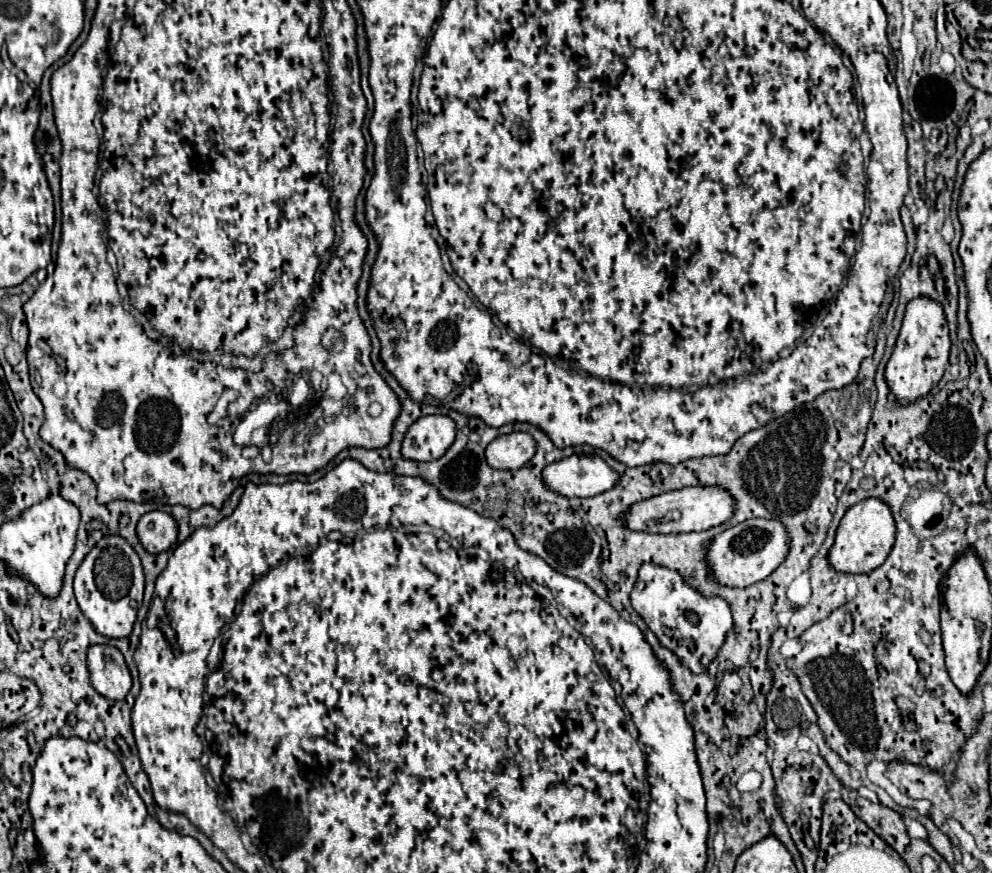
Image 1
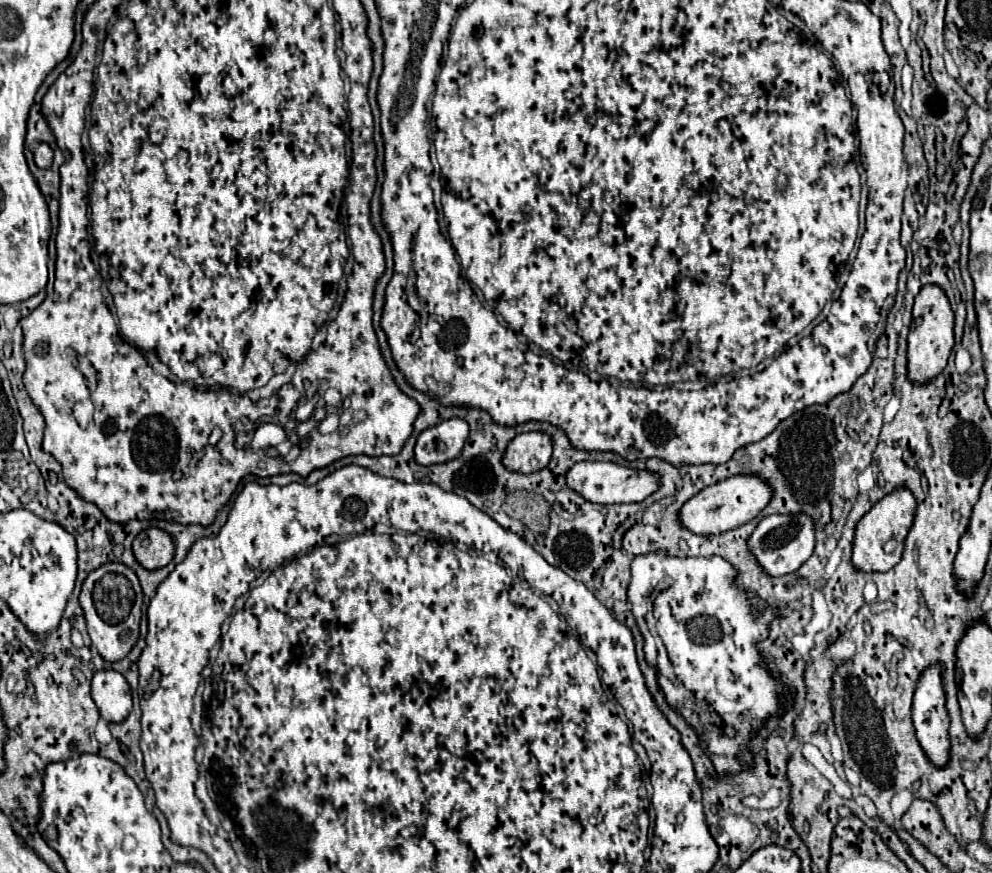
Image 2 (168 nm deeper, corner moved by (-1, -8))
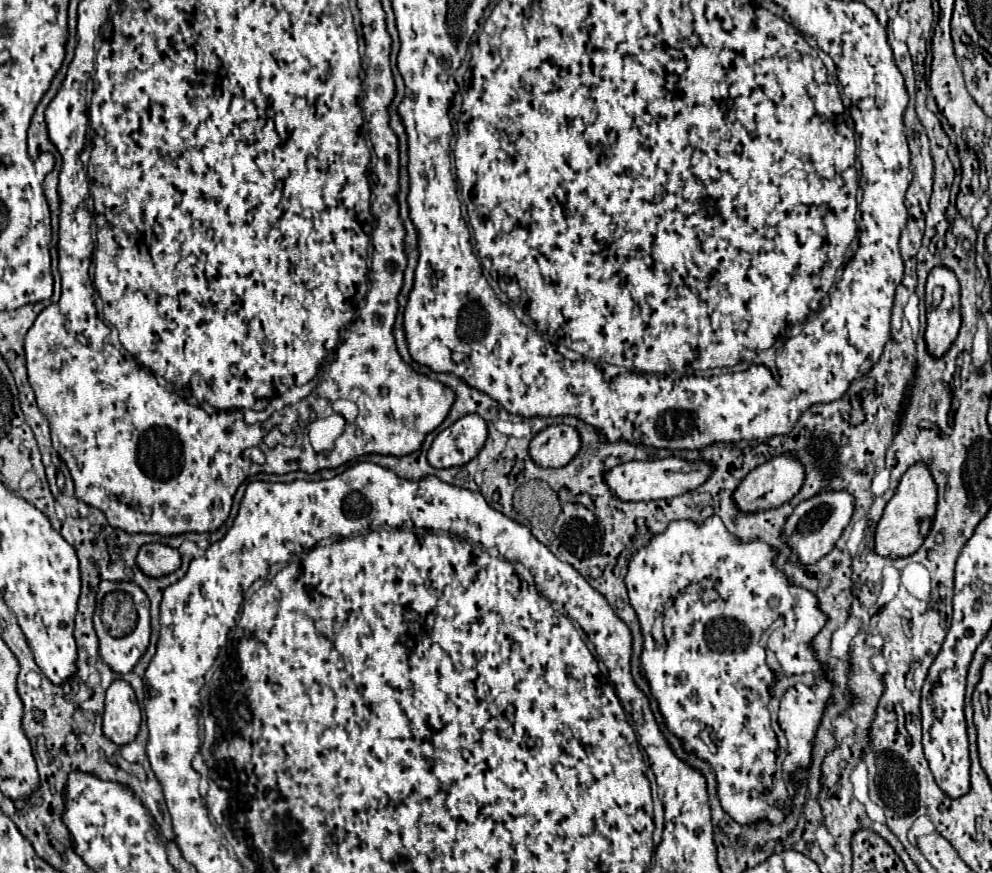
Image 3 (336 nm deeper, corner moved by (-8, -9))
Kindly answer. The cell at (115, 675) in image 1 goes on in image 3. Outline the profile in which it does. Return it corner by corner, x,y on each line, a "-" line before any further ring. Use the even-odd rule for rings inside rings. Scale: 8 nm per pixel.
114,680
106,692
104,710
104,736
116,746
130,744
140,728
142,714
134,690
124,680

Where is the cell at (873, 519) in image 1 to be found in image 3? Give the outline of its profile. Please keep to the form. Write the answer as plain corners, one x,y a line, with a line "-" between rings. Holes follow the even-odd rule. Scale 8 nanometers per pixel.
916,462
906,470
906,474
902,476
896,488
896,494
884,508
884,514
876,526
876,552
888,558
914,554
922,546
924,538
932,528
934,516
936,516
936,500
938,500
938,488
930,474
928,464

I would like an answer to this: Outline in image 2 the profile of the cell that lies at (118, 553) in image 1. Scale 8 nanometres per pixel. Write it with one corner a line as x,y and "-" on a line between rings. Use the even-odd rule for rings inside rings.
109,561
87,575
87,579
83,581
83,587
81,587
79,605
85,611
89,637
103,659
117,661
117,659
125,657
131,651
131,647
137,643
139,621
141,621
141,603
143,603
141,583
137,579
135,571
129,569
125,563

